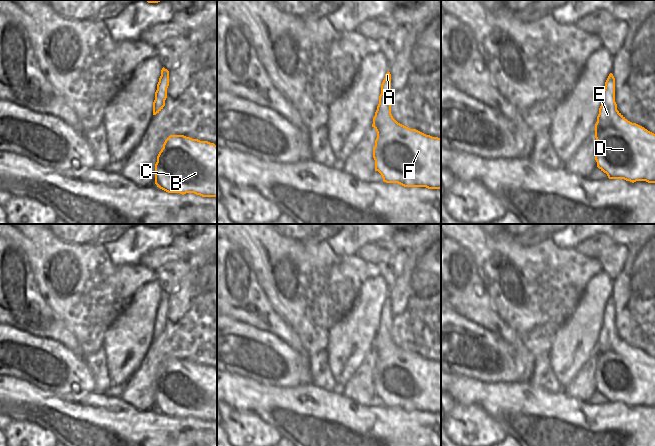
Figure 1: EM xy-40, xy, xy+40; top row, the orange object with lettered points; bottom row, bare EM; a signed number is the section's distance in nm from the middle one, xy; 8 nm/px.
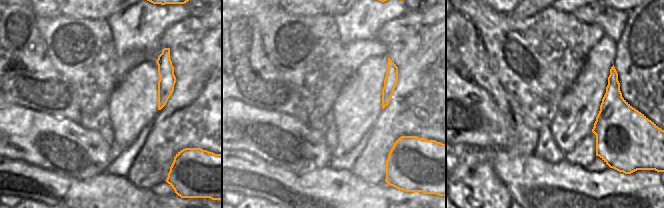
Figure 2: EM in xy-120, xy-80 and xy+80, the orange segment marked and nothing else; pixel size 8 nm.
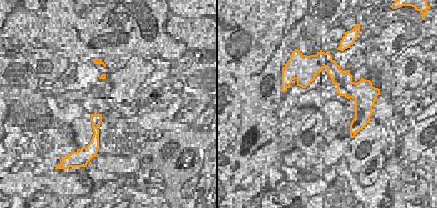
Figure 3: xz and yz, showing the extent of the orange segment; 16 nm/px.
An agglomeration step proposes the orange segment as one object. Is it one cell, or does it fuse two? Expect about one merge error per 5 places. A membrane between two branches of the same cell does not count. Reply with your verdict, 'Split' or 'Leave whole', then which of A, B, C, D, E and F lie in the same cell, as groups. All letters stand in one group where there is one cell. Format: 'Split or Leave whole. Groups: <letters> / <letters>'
Leave whole. Groups: A B C D E F

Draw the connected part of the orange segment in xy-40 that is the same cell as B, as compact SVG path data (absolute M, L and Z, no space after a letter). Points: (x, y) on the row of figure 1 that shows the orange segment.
M170 135L157 156L155 184L168 193L217 197L217 145Z

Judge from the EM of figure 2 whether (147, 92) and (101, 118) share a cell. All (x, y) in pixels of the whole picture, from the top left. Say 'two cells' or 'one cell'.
two cells

